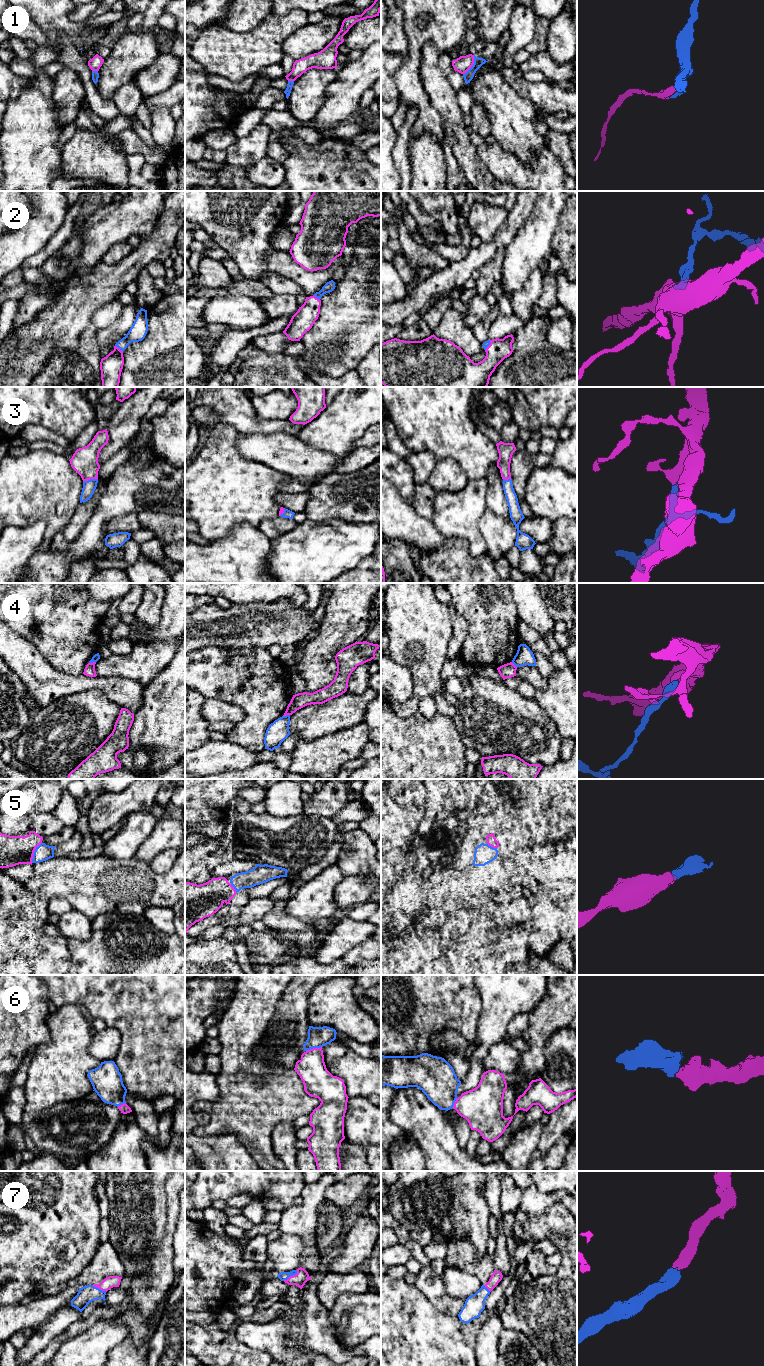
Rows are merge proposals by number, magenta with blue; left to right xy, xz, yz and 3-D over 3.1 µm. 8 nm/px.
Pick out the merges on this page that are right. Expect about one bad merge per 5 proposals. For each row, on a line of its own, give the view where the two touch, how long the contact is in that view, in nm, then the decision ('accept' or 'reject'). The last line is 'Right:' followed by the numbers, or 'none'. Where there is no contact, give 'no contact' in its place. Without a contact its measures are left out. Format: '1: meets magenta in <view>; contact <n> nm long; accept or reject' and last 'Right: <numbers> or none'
1: meets magenta in yz; contact 180 nm long; reject
2: meets magenta in xy; contact 80 nm long; accept
3: meets magenta in xy; contact 120 nm long; accept
4: meets magenta in xy; contact 60 nm long; reject
5: meets magenta in xy; contact 190 nm long; accept
6: meets magenta in xz; contact 130 nm long; accept
7: meets magenta in xz; contact 150 nm long; accept
Right: 2, 3, 5, 6, 7

